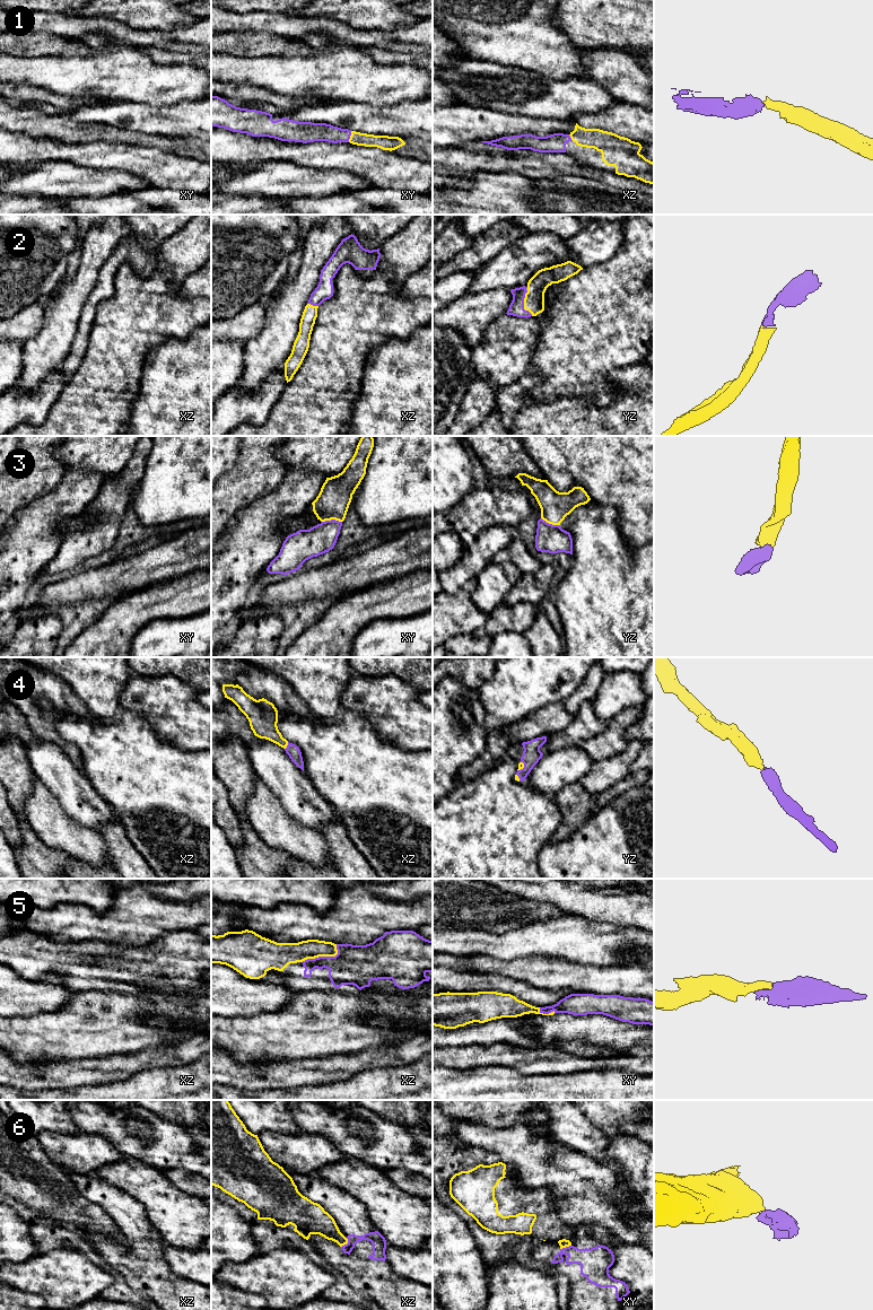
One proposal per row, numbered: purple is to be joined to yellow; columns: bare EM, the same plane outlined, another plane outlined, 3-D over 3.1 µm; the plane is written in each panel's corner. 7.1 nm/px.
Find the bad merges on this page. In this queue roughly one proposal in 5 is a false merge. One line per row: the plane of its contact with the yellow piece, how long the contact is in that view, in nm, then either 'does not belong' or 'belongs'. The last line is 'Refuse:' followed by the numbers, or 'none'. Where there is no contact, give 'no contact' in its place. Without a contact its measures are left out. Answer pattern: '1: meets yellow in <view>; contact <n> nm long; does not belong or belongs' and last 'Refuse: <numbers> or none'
1: meets yellow in xy; contact 80 nm long; belongs
2: meets yellow in yz; contact 190 nm long; belongs
3: meets yellow in xy; contact 140 nm long; belongs
4: meets yellow in xz; contact 60 nm long; belongs
5: meets yellow in xz; contact 280 nm long; belongs
6: meets yellow in xz; contact 80 nm long; does not belong
Refuse: 6

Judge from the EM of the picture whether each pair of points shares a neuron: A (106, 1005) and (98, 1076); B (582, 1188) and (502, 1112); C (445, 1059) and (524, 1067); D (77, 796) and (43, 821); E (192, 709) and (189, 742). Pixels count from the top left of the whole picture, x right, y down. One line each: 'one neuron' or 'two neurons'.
A: two neurons
B: two neurons
C: one neuron
D: two neurons
E: one neuron

